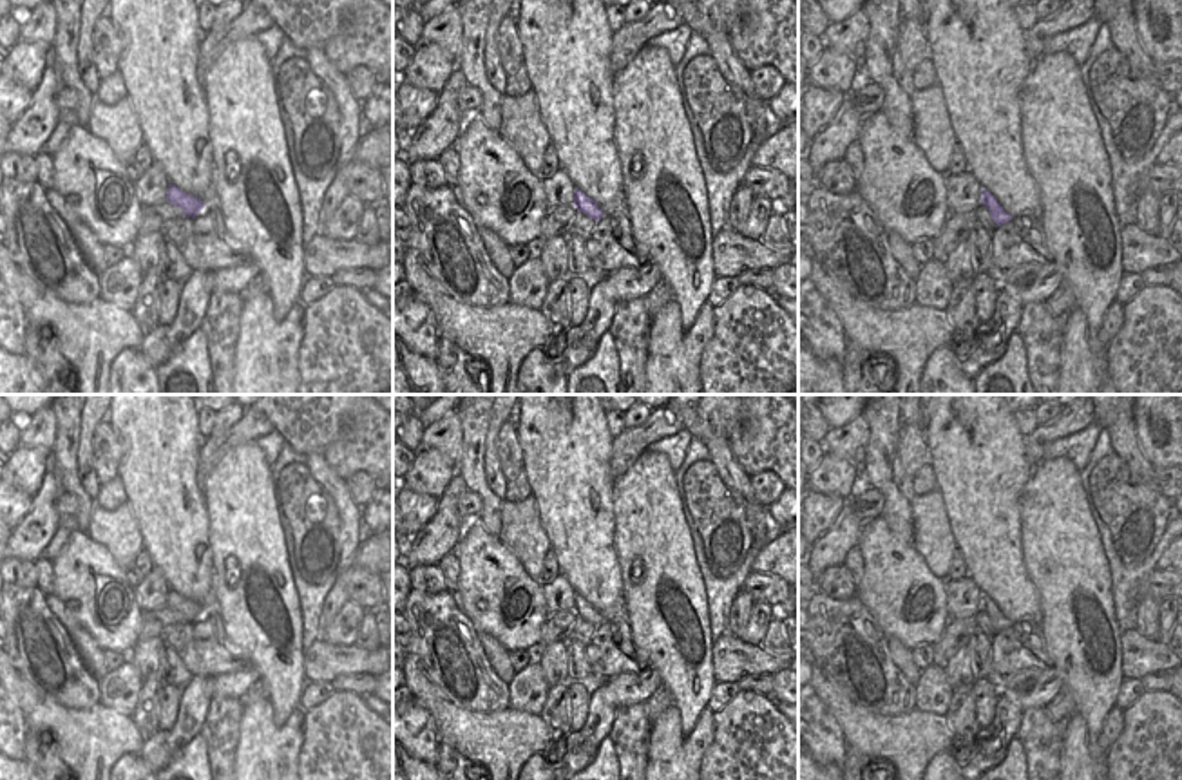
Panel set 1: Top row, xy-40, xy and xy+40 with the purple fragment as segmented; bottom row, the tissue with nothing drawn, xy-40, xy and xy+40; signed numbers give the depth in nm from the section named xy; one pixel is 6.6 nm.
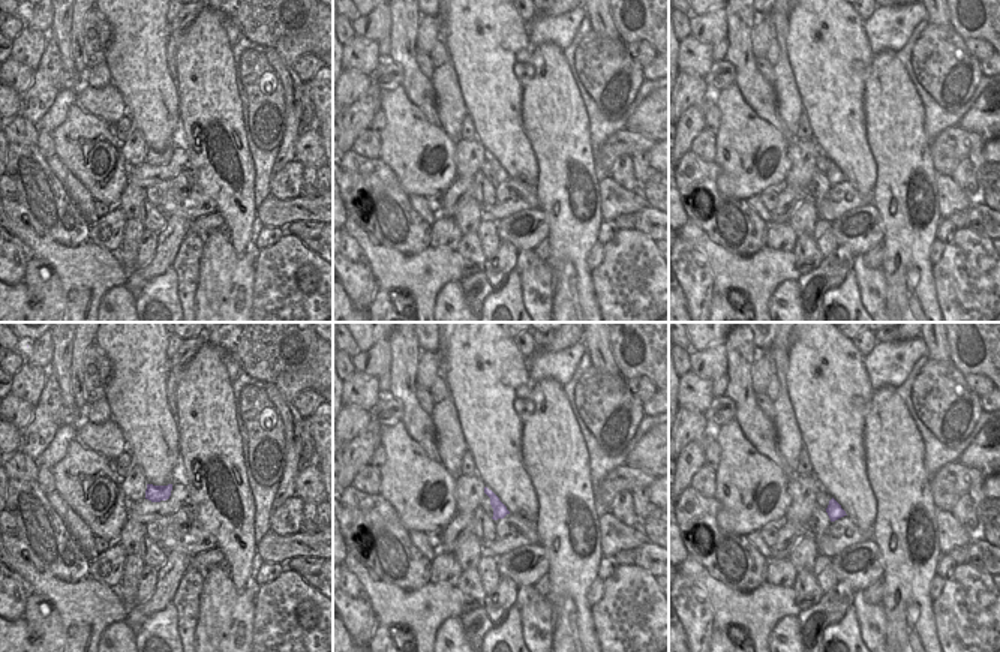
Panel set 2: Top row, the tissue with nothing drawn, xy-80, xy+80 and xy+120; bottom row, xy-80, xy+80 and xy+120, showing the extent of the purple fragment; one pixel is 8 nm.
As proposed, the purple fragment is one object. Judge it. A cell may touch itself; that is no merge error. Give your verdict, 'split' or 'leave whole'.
leave whole

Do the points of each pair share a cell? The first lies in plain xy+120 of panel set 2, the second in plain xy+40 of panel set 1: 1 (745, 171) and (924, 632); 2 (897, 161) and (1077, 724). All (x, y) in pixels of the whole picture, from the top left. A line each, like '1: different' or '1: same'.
1: same
2: different

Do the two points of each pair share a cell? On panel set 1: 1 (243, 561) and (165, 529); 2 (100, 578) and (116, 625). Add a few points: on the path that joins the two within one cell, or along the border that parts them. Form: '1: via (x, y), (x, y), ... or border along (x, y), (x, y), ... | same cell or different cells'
1: border along (203, 505), (209, 516), (207, 540), (212, 589) | different cells
2: via (100, 589), (100, 596), (111, 614) | same cell

